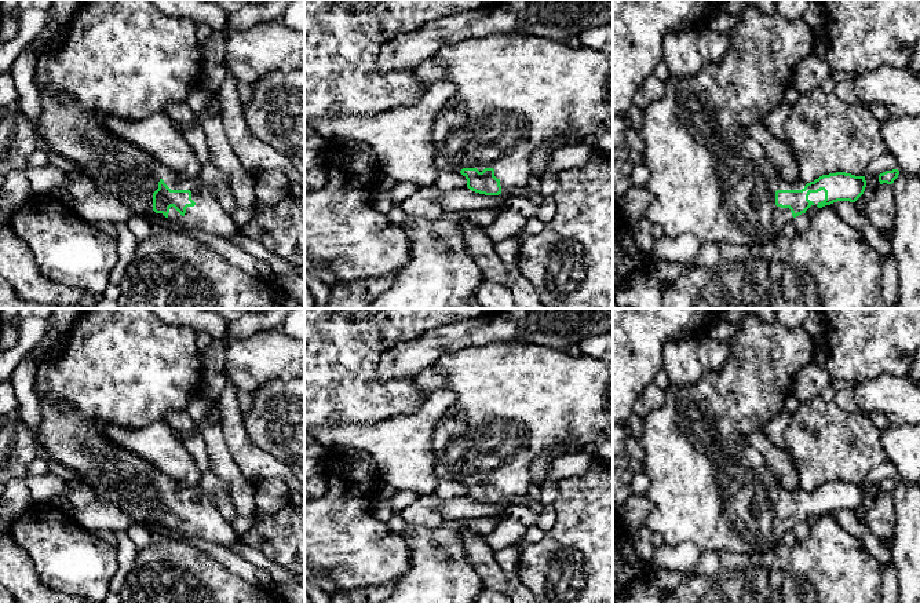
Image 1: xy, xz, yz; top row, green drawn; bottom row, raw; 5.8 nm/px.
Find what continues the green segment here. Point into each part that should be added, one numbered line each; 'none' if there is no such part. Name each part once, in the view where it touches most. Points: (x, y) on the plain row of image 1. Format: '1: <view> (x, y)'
1: xy (127, 366)

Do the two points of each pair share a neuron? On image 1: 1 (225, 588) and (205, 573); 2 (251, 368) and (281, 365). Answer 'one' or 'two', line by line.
1: one
2: one

